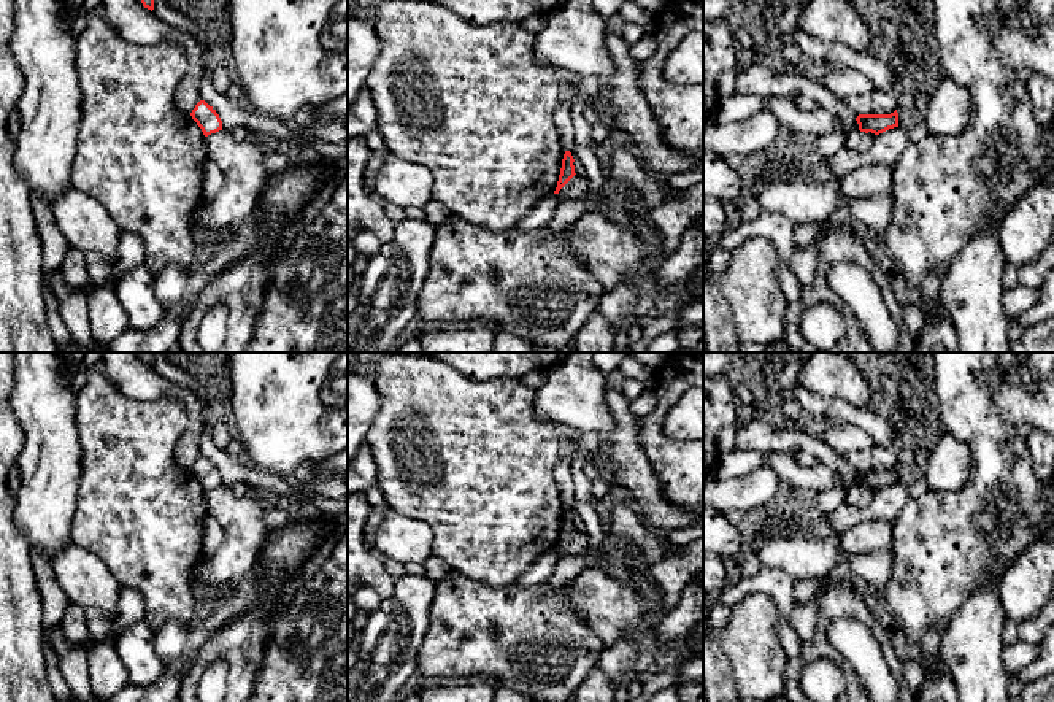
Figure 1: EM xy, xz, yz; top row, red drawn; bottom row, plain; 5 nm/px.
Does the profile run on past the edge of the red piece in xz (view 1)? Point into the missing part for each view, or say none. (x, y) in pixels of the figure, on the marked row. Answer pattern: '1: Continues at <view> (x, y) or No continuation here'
1: No continuation here

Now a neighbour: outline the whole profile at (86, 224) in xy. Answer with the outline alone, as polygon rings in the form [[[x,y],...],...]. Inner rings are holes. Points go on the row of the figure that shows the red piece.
[[[71,184],[56,199],[52,214],[71,248],[103,254],[110,265],[117,265],[121,230],[106,208]]]

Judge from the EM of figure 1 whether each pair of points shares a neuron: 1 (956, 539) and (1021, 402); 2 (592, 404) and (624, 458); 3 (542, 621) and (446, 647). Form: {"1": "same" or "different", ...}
{"1": "different", "2": "different", "3": "same"}

